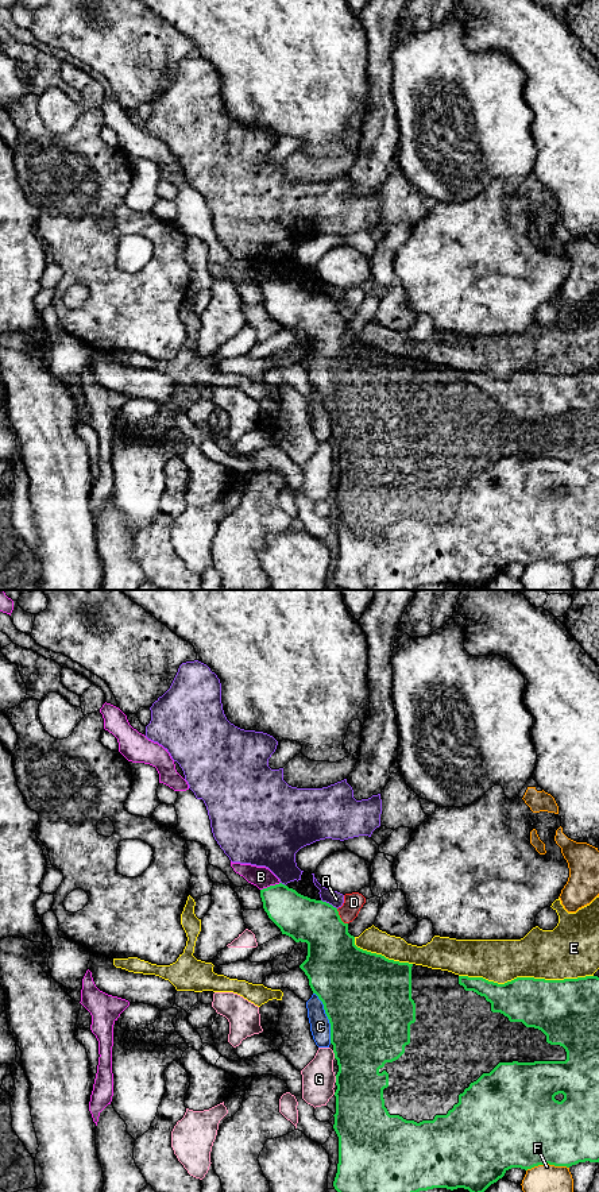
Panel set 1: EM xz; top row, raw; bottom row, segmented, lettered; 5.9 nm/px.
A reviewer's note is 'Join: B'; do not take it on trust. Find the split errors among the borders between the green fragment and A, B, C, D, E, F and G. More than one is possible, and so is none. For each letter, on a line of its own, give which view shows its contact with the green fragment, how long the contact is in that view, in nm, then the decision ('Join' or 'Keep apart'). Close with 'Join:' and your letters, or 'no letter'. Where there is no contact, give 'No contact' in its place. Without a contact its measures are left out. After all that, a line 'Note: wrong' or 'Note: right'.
A: Touches green in xz. Shared border 110 nm. Keep apart
B: Touches green in xz. Shared border 130 nm. Keep apart
C: Touches green in xz. Shared border 320 nm. Keep apart
D: Touches green in xz. Shared border 120 nm. Keep apart
E: Touches green in xz. Shared border 800 nm. Keep apart
F: Touches green in xz. Shared border 260 nm. Keep apart
G: Touches green in xz. Shared border 50 nm. Keep apart
Join: no letter
Note: wrong

